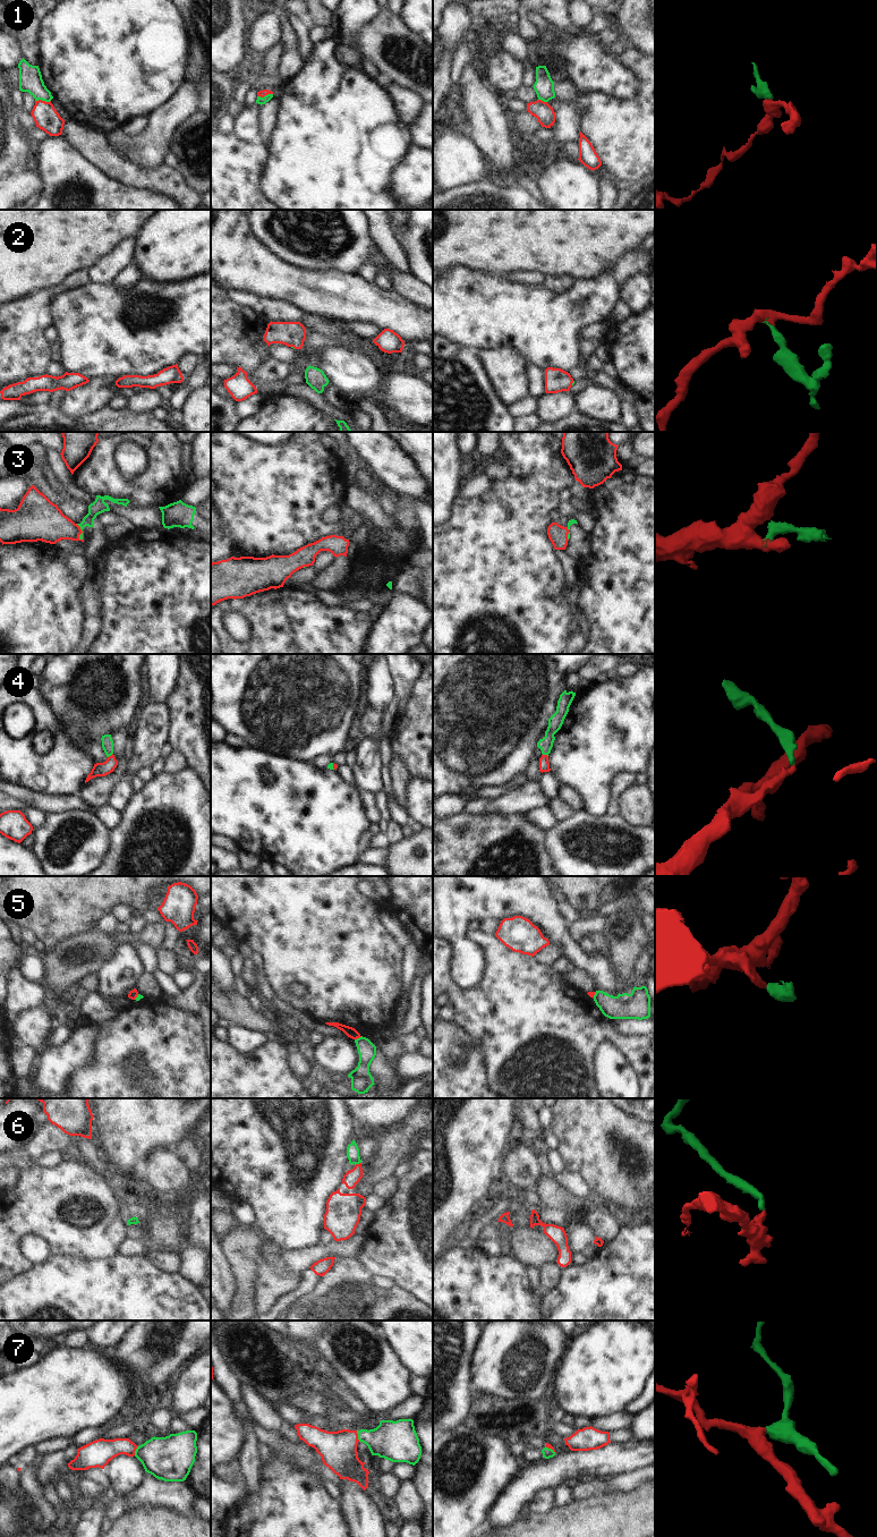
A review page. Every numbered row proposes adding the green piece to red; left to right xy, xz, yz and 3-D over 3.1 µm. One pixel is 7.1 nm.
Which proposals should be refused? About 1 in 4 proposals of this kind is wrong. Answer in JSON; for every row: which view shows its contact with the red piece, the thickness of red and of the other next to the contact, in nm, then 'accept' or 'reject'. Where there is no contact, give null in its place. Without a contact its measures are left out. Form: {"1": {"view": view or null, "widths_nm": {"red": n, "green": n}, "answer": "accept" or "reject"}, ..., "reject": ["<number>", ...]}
{"1": {"view": "xy", "widths_nm": {"red": 170, "green": 160}, "answer": "accept"}, "2": {"view": "yz", "widths_nm": {"red": 170, "green": 20}, "answer": "accept"}, "3": {"view": "xy", "widths_nm": {"red": 260, "green": 30}, "answer": "reject"}, "4": {"view": "xy", "widths_nm": {"red": 100, "green": 80}, "answer": "accept"}, "5": {"view": "xz", "widths_nm": {"red": 70, "green": 130}, "answer": "reject"}, "6": {"view": "xz", "widths_nm": {"red": 110, "green": 100}, "answer": "accept"}, "7": {"view": "xz", "widths_nm": {"red": 260, "green": 280}, "answer": "accept"}, "reject": ["3", "5"]}

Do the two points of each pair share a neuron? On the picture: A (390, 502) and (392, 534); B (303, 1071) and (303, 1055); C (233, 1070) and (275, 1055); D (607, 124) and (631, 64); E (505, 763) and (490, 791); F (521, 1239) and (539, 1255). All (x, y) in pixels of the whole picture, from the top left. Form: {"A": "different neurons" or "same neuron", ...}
{"A": "different neurons", "B": "same neuron", "C": "same neuron", "D": "same neuron", "E": "different neurons", "F": "same neuron"}

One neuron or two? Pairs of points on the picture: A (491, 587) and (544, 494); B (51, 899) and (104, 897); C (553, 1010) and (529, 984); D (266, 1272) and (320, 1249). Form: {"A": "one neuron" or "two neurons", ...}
{"A": "one neuron", "B": "one neuron", "C": "one neuron", "D": "one neuron"}

